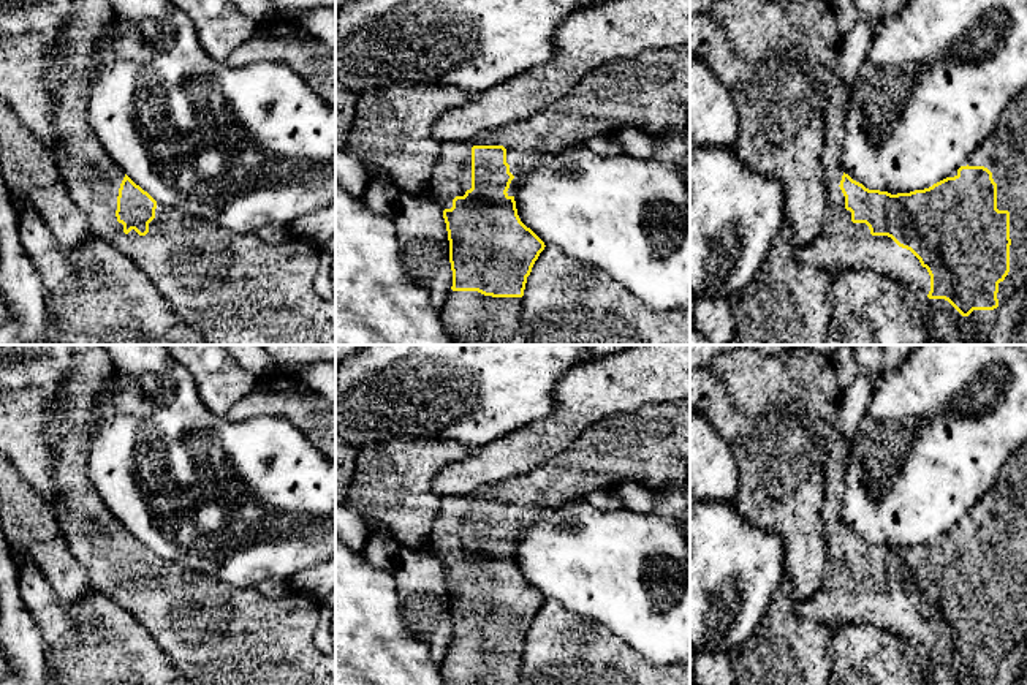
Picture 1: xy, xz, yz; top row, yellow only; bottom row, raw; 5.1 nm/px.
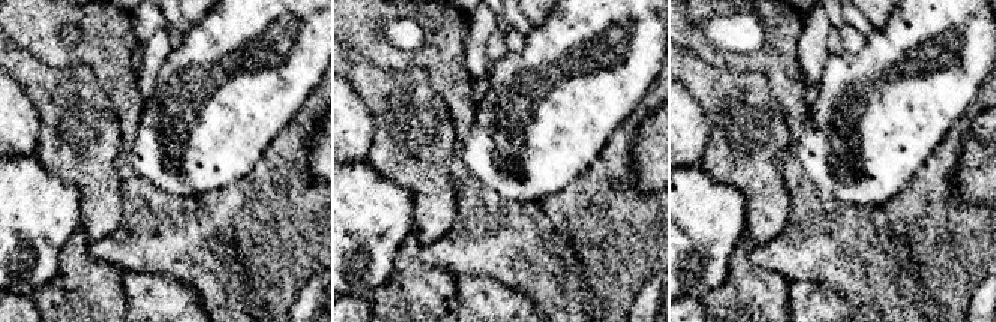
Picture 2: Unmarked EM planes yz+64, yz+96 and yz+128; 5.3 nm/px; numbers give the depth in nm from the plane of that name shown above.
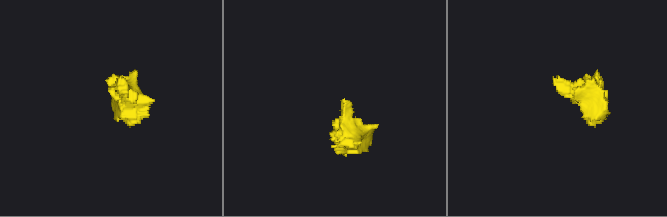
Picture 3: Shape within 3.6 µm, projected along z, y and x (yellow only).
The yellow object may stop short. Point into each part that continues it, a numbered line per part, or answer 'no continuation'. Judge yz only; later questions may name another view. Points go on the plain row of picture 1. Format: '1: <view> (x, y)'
1: yz (798, 380)

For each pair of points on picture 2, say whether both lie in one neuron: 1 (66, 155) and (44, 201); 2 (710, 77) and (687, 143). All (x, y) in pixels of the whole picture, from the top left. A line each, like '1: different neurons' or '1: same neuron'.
1: different neurons
2: different neurons

